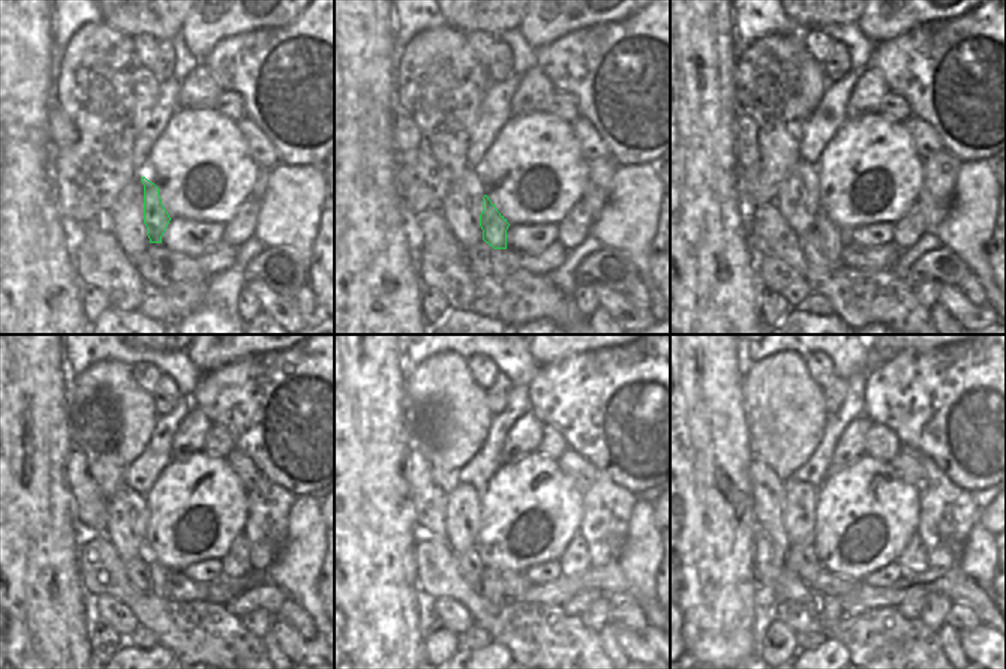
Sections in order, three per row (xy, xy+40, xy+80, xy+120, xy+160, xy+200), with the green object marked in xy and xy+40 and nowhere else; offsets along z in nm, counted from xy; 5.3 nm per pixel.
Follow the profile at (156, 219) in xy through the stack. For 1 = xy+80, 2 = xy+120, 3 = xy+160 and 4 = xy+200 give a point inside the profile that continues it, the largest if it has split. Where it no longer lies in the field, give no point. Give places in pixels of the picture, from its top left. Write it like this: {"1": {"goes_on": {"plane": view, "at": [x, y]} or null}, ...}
{"1": {"goes_on": {"plane": "xy+80", "at": [831, 234]}}, "2": {"goes_on": {"plane": "xy+120", "at": [158, 573]}}, "3": {"goes_on": {"plane": "xy+160", "at": [491, 588]}}, "4": {"goes_on": {"plane": "xy+200", "at": [826, 611]}}}

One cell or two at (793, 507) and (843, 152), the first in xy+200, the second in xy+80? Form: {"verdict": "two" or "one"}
{"verdict": "two"}

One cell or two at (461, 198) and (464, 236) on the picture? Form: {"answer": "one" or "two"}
{"answer": "one"}

